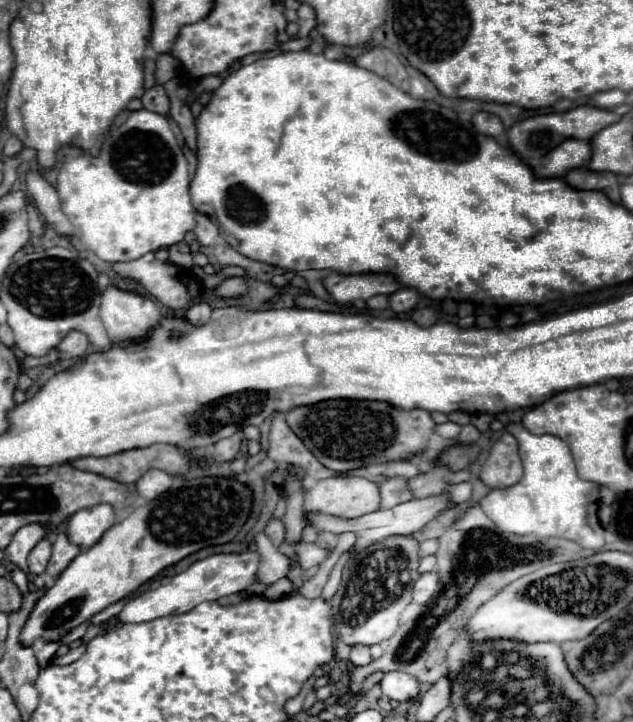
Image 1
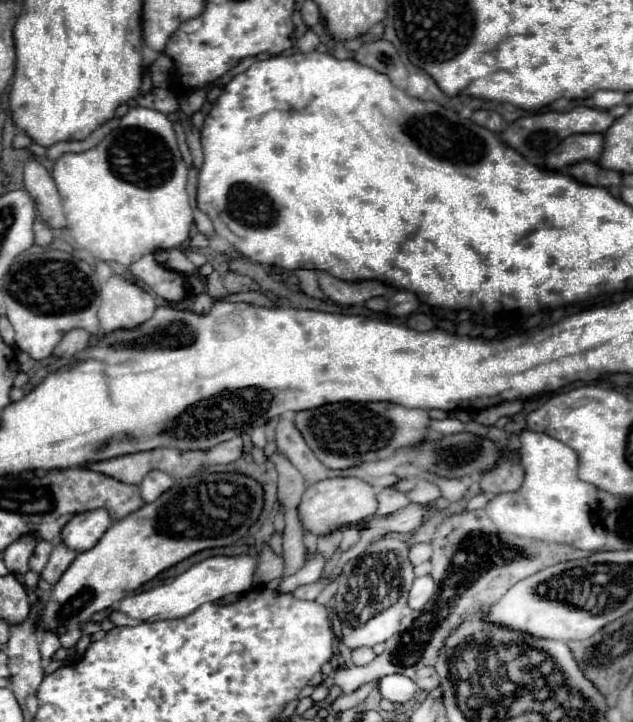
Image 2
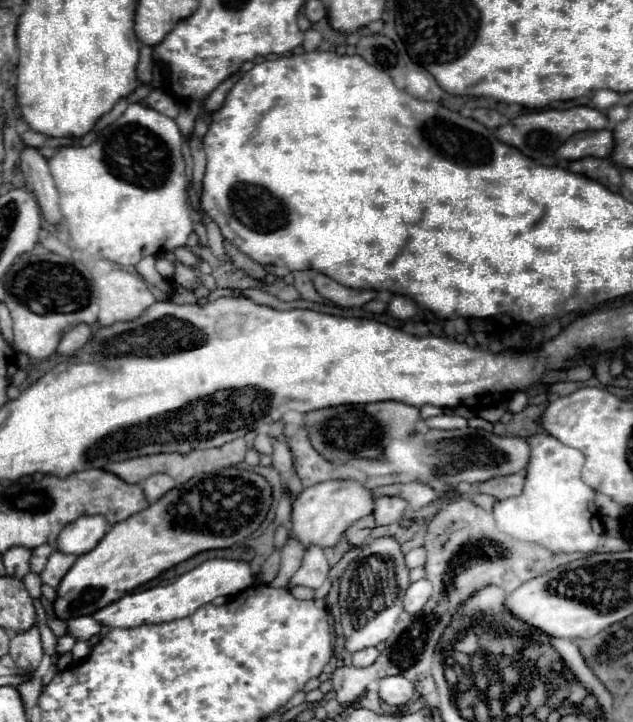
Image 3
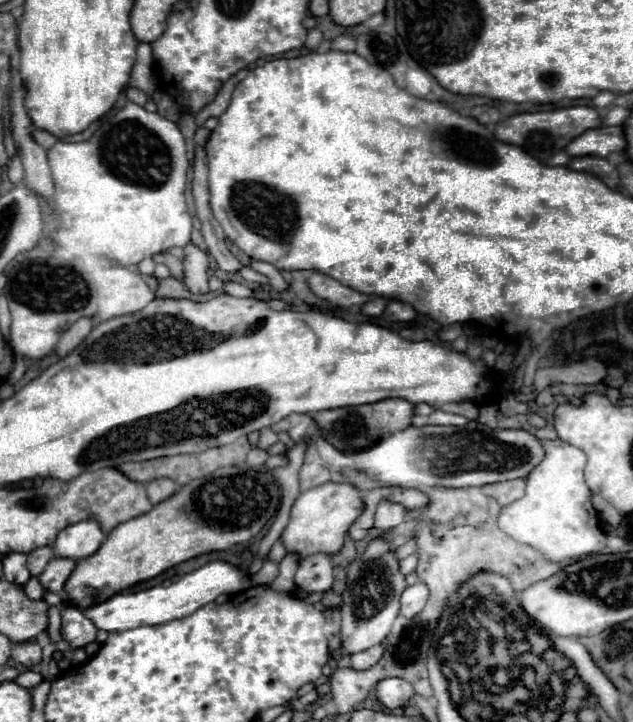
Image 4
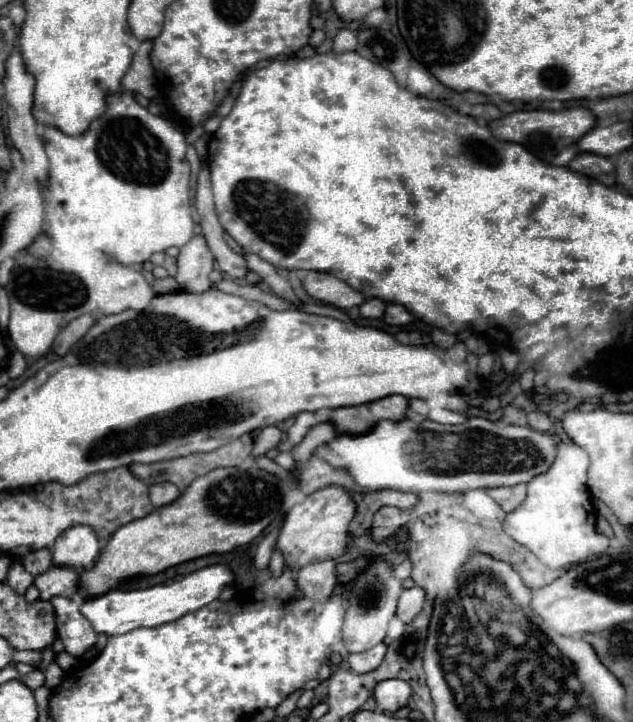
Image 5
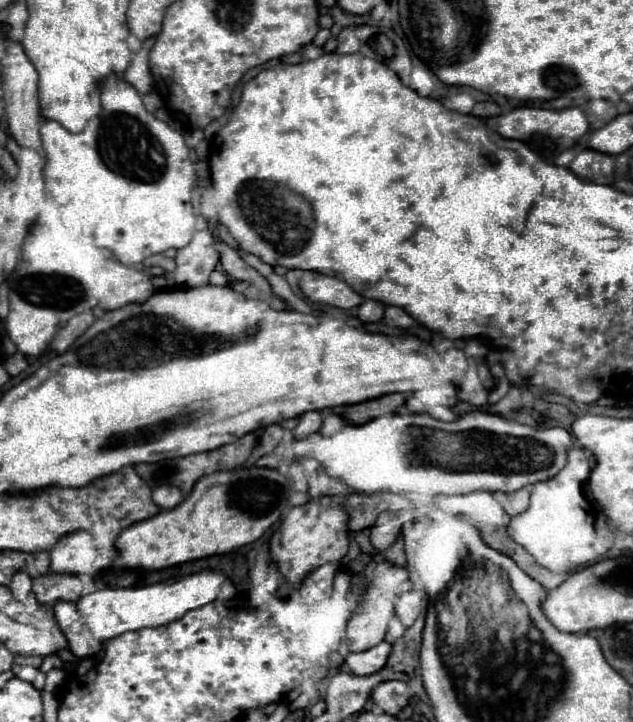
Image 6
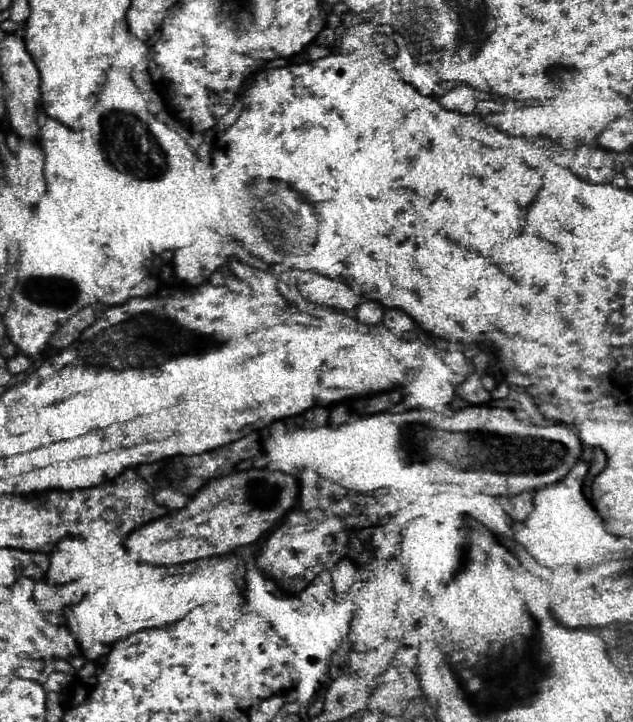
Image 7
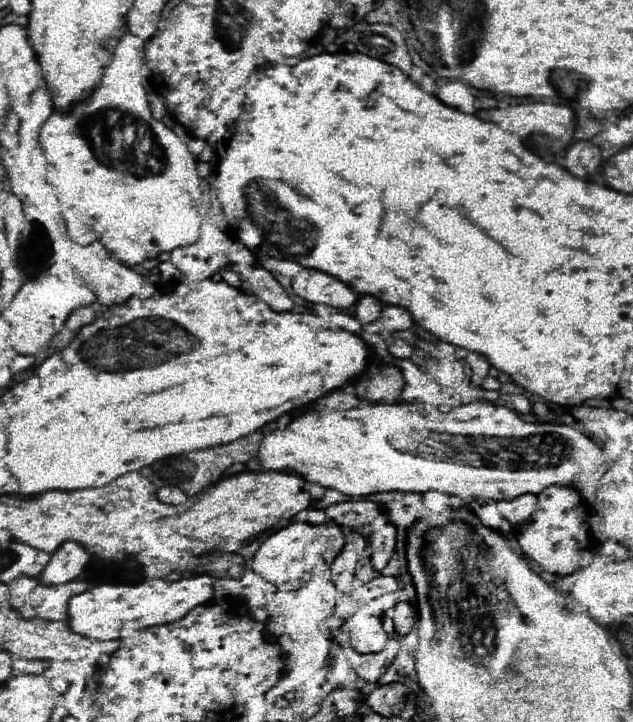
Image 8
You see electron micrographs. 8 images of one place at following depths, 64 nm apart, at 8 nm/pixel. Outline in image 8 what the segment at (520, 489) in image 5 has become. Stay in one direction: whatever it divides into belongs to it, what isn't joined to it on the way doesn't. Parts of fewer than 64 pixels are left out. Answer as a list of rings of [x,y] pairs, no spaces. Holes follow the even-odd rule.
[[[524,496],[524,498],[518,498],[514,502],[498,502],[498,508],[500,508],[500,514],[512,524],[512,526],[522,526],[522,524],[528,524],[534,516],[534,510],[536,510],[536,504],[538,504],[538,498],[536,496]]]

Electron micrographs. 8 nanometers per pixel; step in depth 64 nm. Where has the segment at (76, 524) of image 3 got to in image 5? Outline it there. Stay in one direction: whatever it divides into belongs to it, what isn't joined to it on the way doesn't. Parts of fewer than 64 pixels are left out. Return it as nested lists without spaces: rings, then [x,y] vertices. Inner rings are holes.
[[[74,526],[58,536],[50,552],[54,566],[72,566],[76,570],[90,570],[94,568],[100,550],[102,544],[90,526]]]

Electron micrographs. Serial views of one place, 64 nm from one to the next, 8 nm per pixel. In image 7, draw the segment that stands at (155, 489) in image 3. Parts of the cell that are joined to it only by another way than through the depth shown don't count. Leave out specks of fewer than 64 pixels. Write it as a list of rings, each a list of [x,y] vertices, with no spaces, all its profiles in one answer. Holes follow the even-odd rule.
[[[170,486],[158,490],[156,500],[158,500],[158,504],[162,504],[168,510],[182,510],[186,506],[186,502],[188,502],[184,494],[180,494],[176,488],[170,488]]]

